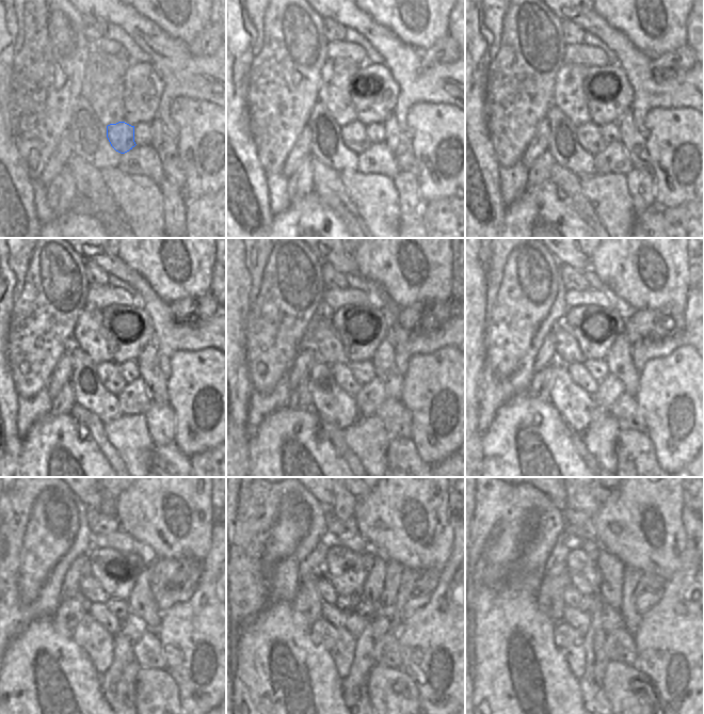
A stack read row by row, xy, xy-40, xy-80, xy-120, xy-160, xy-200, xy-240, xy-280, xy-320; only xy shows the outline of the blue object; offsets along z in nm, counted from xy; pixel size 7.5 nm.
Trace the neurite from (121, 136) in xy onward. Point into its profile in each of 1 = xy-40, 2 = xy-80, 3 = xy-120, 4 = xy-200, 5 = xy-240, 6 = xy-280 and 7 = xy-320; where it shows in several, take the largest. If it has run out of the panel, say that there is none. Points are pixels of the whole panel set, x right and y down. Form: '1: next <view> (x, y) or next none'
1: next xy-40 (353, 136)
2: next xy-80 (588, 135)
3: next xy-120 (107, 373)
4: next xy-200 (578, 374)
5: next xy-240 (99, 612)
6: next xy-280 (330, 612)
7: next xy-320 (578, 620)

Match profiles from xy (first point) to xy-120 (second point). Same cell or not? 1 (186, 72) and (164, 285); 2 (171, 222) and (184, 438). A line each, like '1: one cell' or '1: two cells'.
1: two cells
2: two cells

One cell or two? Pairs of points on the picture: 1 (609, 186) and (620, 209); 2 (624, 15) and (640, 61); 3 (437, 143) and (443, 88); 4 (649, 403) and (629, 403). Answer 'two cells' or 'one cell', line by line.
1: one cell
2: two cells
3: two cells
4: two cells

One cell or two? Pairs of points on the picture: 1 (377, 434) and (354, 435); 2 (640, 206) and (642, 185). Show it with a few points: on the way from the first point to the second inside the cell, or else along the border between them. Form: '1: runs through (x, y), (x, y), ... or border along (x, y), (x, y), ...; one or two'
1: runs through (371, 435), (360, 435); one
2: runs through (642, 201), (642, 190); one

